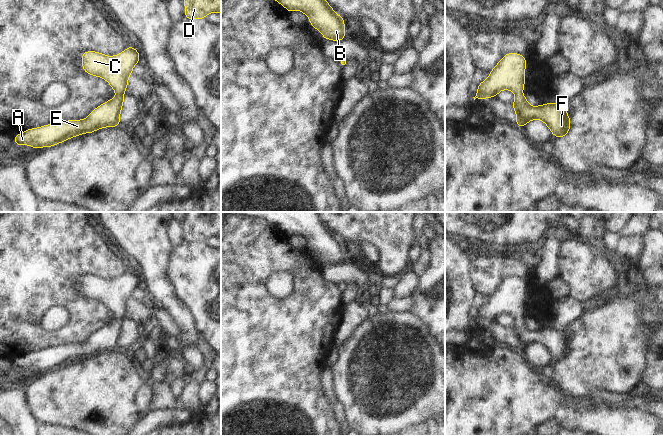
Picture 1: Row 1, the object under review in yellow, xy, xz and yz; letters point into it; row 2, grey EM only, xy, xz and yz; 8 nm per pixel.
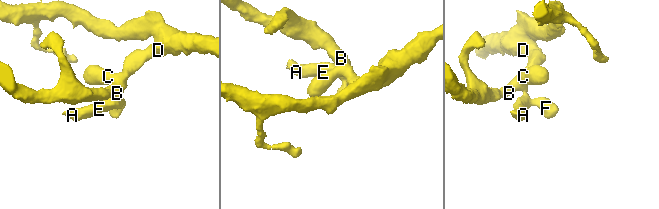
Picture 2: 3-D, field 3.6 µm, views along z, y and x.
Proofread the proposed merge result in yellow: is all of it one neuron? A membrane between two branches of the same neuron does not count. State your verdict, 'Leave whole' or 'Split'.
Leave whole

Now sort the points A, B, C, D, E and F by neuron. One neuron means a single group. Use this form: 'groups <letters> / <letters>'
groups A B C D E F

